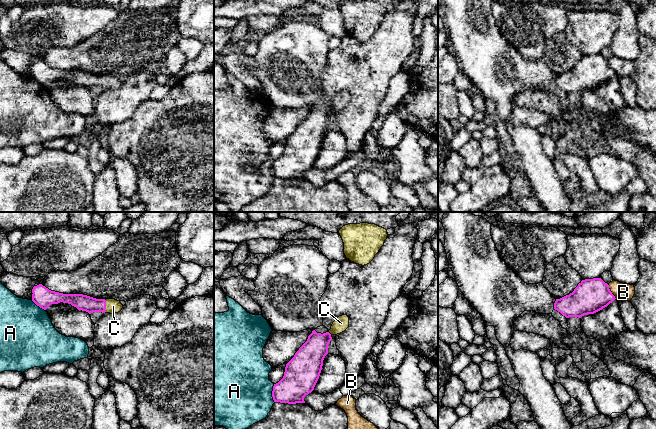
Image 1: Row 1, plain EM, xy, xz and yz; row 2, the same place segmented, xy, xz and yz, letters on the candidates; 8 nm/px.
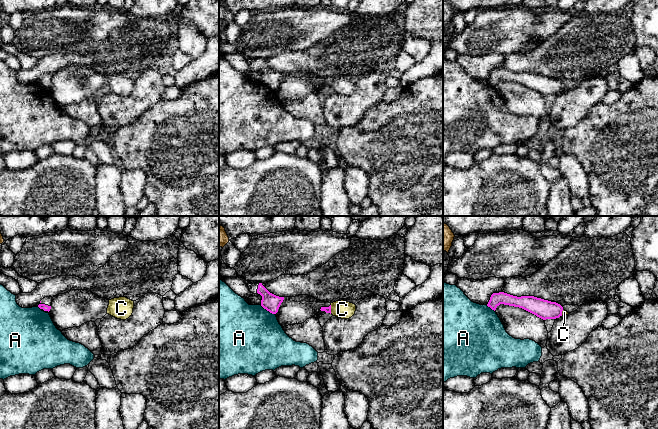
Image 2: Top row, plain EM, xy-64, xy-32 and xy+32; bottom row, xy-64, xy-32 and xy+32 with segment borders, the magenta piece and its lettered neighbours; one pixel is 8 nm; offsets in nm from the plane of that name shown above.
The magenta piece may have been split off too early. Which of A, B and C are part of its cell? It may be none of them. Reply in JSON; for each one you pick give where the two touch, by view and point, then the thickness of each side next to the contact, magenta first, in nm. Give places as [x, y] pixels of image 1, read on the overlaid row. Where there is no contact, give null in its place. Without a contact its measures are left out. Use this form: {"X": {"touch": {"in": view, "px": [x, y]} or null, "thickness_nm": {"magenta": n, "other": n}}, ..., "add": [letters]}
{"C": {"touch": {"in": "xy", "px": [105, 306]}, "thickness_nm": {"magenta": 130, "other": 120}}, "add": ["C"]}

